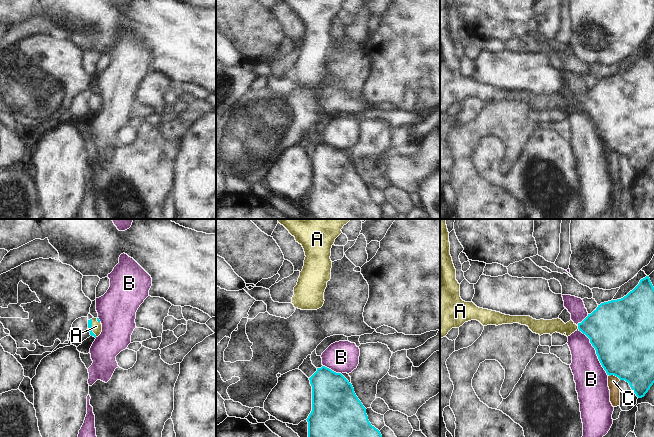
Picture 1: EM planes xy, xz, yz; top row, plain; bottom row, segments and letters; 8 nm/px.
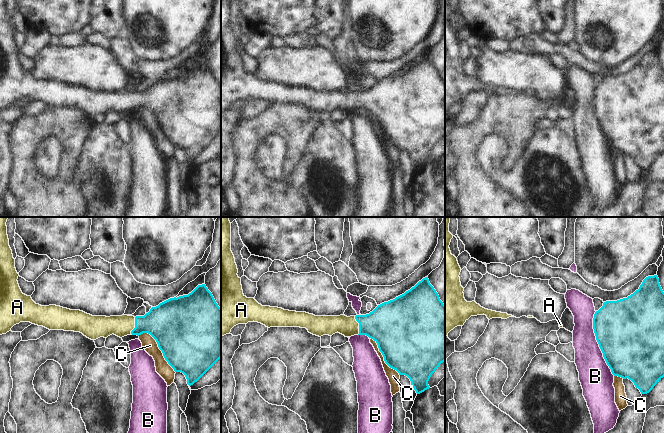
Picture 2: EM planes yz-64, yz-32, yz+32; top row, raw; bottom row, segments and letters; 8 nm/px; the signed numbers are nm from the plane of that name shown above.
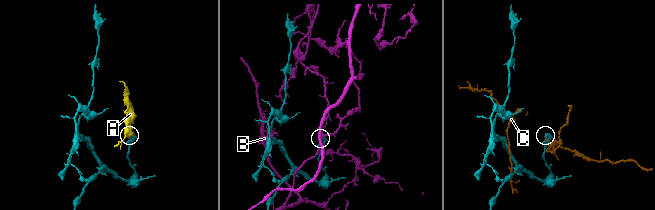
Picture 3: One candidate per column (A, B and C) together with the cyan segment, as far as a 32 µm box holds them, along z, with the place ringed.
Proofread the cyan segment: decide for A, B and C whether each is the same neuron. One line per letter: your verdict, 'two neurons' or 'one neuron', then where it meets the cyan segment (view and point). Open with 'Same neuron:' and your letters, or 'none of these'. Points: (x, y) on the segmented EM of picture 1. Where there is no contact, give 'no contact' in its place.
Same neuron: A
A: one neuron; contact xy (91, 328)
B: two neurons; contact yz (596, 352)
C: two neurons; contact yz (614, 375)

